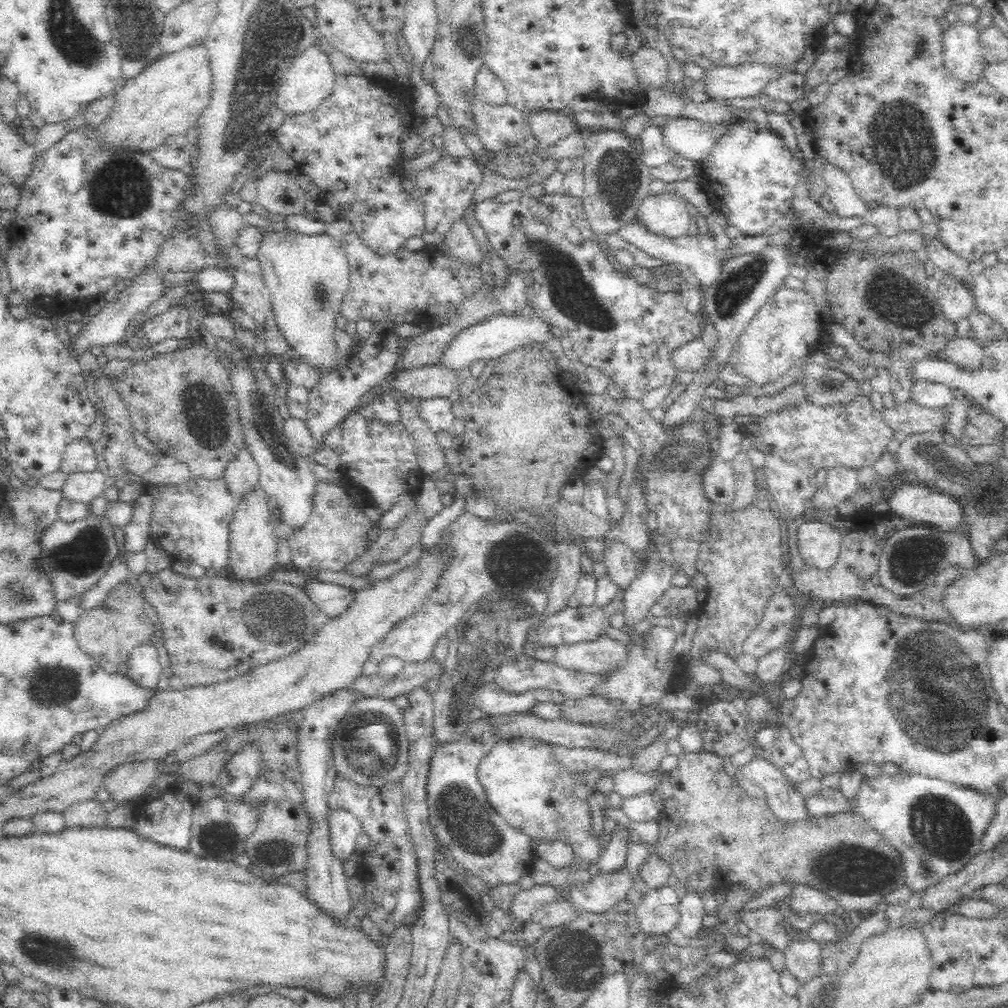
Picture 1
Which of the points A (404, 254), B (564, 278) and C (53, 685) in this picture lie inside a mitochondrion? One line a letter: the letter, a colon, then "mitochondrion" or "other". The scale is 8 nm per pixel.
A: other
B: mitochondrion
C: mitochondrion

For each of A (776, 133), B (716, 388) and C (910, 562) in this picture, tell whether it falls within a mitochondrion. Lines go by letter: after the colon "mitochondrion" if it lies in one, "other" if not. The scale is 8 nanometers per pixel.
A: other
B: other
C: mitochondrion

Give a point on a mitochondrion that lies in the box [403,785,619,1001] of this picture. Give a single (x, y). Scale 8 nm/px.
(576, 960)

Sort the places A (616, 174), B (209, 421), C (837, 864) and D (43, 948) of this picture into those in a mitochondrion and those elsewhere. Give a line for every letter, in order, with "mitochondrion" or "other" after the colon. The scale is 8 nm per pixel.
A: mitochondrion
B: mitochondrion
C: mitochondrion
D: mitochondrion

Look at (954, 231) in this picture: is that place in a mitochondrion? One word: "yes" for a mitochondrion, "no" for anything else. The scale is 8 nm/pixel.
no

